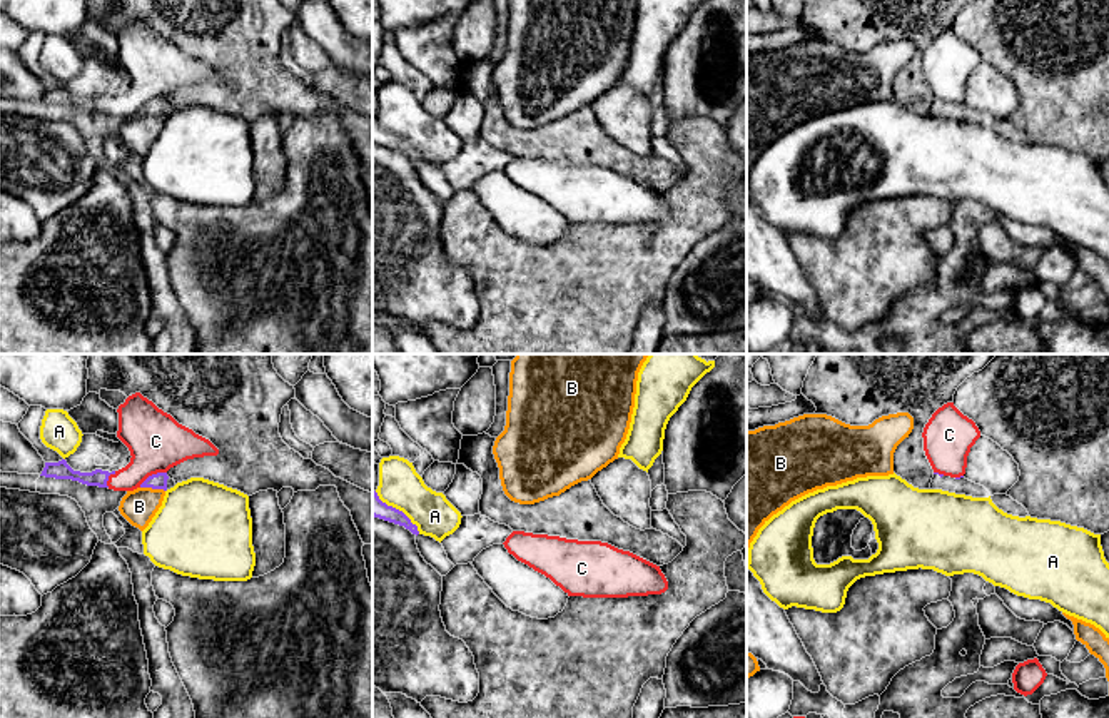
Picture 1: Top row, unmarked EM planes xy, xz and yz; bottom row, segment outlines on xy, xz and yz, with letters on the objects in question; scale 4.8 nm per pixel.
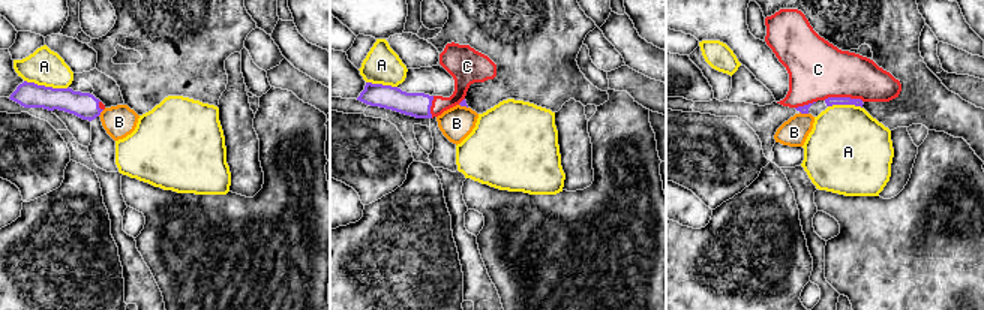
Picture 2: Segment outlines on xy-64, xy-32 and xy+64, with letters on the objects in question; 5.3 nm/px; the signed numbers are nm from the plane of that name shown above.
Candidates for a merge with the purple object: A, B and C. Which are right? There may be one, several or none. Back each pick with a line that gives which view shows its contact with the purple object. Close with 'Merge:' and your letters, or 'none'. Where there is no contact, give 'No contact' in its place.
C: Touches purple in xy
Merge: C

